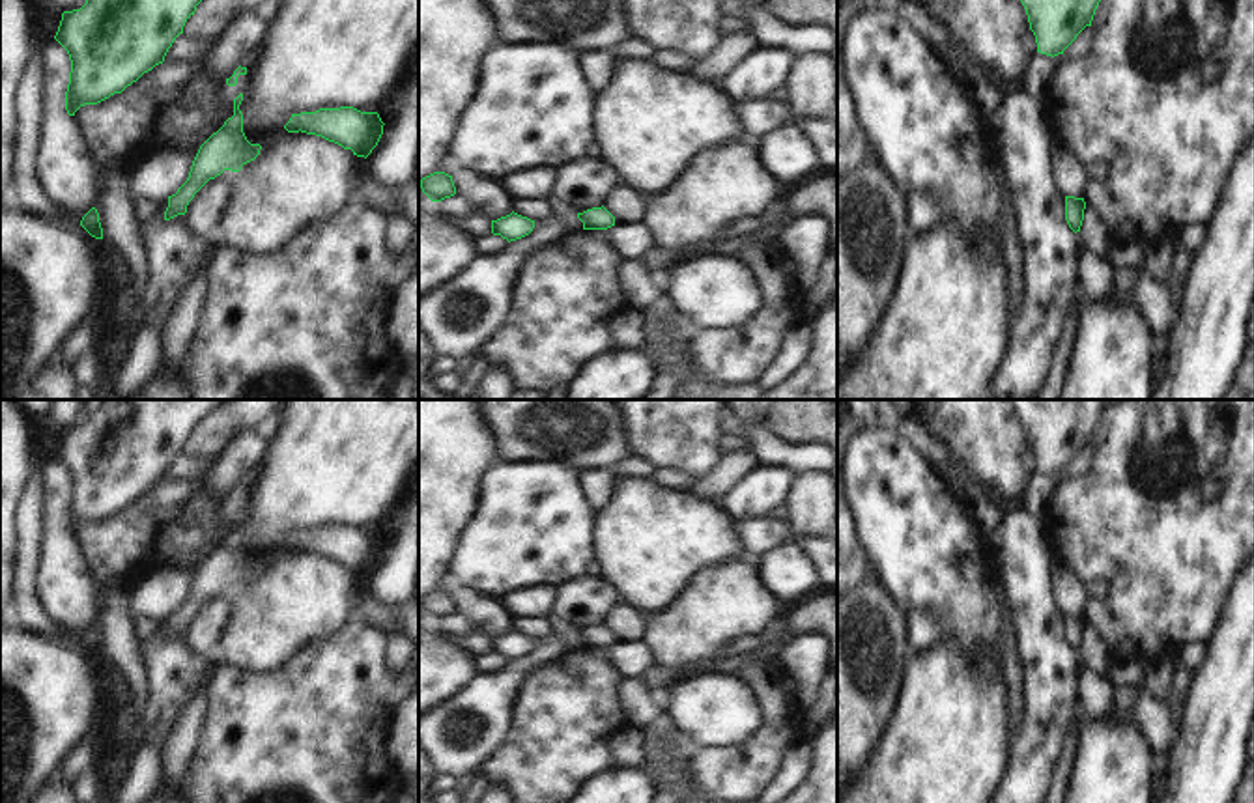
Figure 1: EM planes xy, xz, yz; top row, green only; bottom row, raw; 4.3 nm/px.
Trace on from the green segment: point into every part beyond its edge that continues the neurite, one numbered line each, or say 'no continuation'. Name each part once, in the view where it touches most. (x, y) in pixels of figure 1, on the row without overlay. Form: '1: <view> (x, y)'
no continuation

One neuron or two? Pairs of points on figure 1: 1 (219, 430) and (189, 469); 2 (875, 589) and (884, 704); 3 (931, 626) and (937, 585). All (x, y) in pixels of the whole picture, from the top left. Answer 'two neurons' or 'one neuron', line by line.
1: two neurons
2: one neuron
3: two neurons

